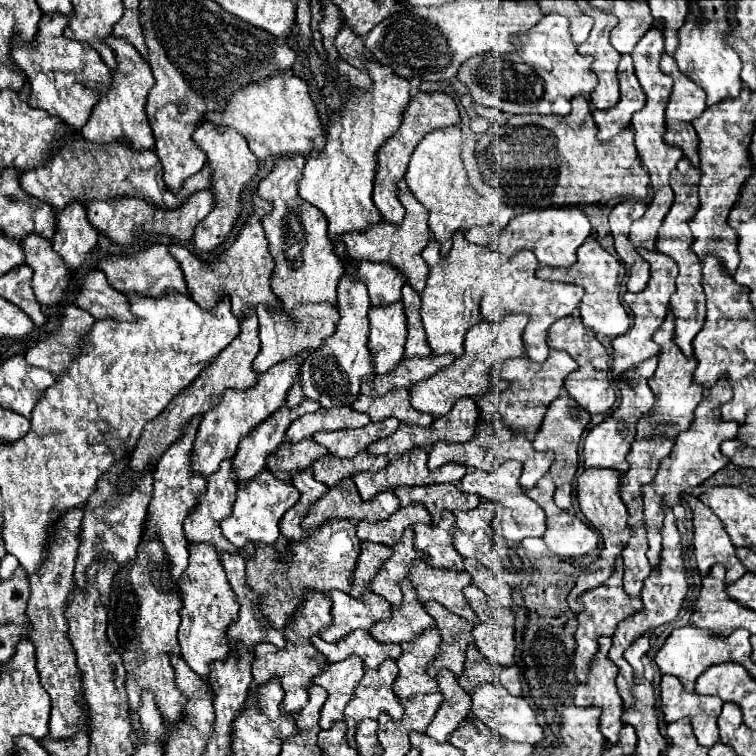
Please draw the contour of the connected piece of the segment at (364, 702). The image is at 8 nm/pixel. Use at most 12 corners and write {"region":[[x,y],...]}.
{"region":[[384,660],[364,668],[354,700],[344,710],[346,742],[356,748],[360,720],[388,712],[402,718],[404,708],[392,690],[398,668]]}

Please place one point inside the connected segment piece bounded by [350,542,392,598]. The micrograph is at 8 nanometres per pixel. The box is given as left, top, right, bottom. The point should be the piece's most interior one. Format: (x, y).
(371, 555)

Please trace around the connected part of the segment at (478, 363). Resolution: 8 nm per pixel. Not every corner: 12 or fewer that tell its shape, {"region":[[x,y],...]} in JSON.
{"region":[[526,314],[468,328],[464,354],[410,388],[434,418],[494,386],[496,362],[526,354]]}

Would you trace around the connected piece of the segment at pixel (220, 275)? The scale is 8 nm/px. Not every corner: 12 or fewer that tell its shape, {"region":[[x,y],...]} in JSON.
{"region":[[246,218],[216,258],[168,250],[204,310],[230,296],[236,318],[280,300],[262,222]]}

